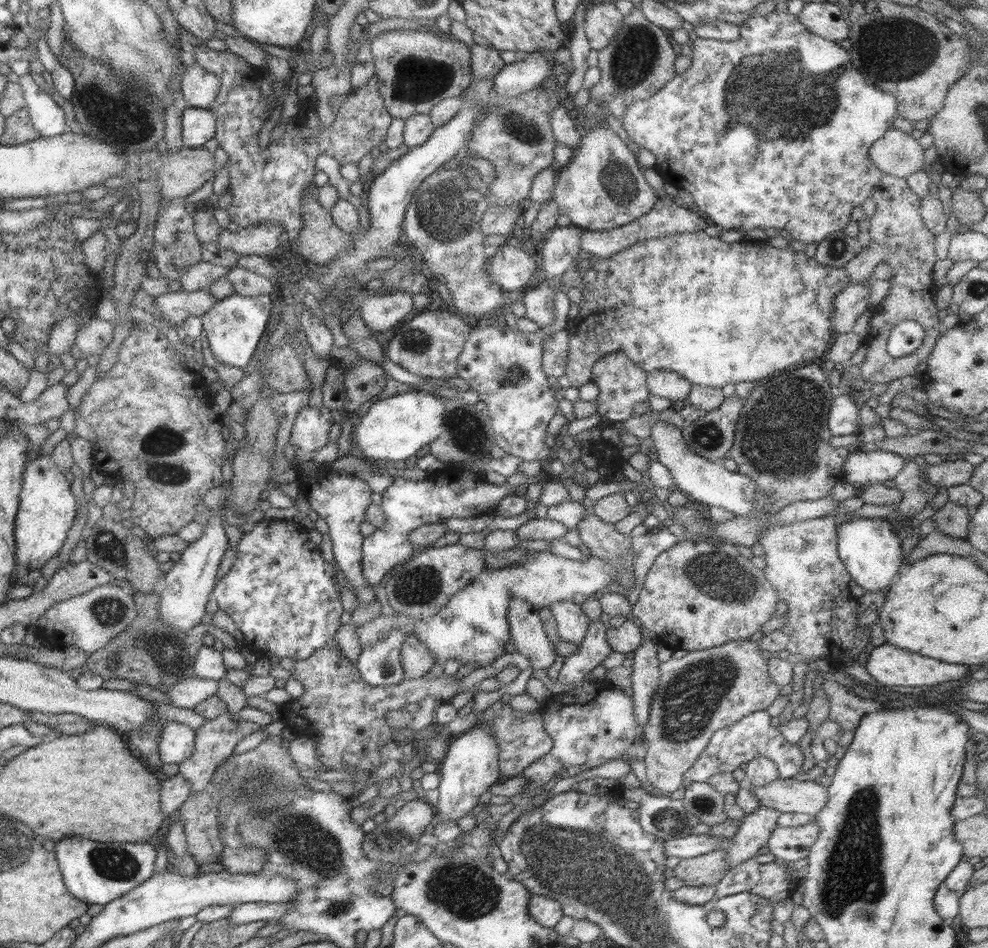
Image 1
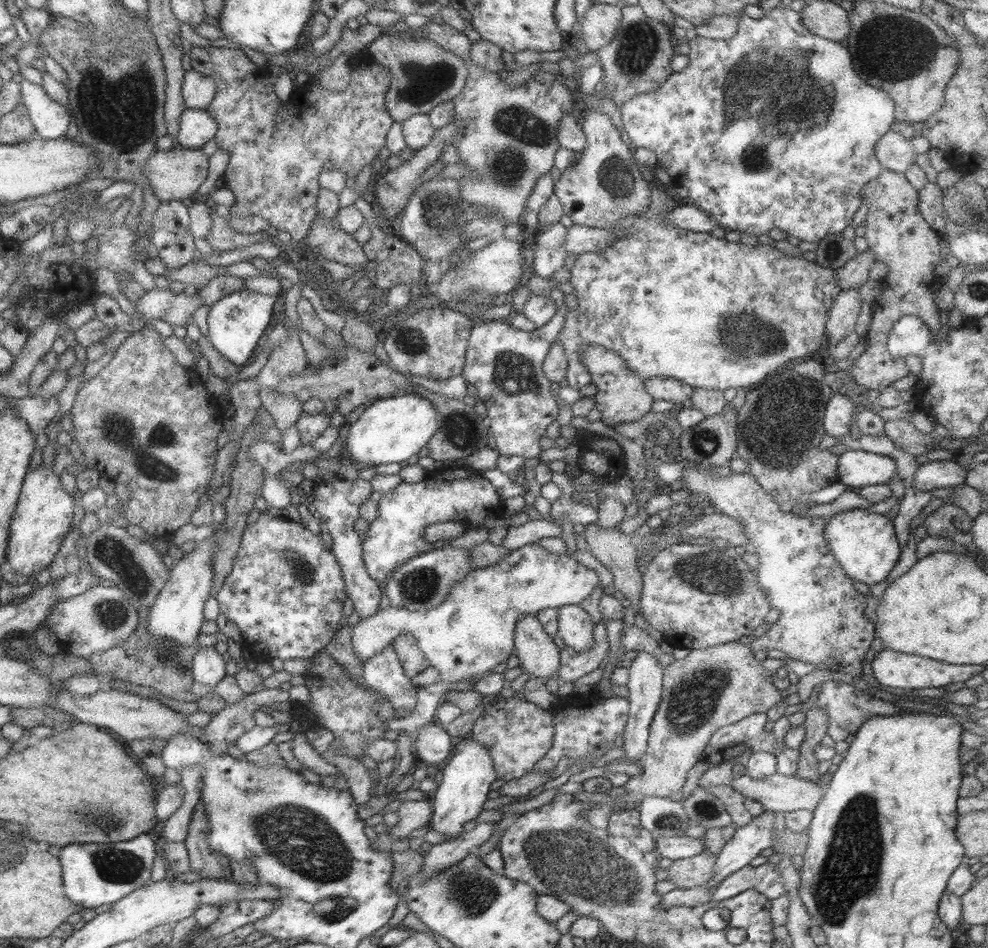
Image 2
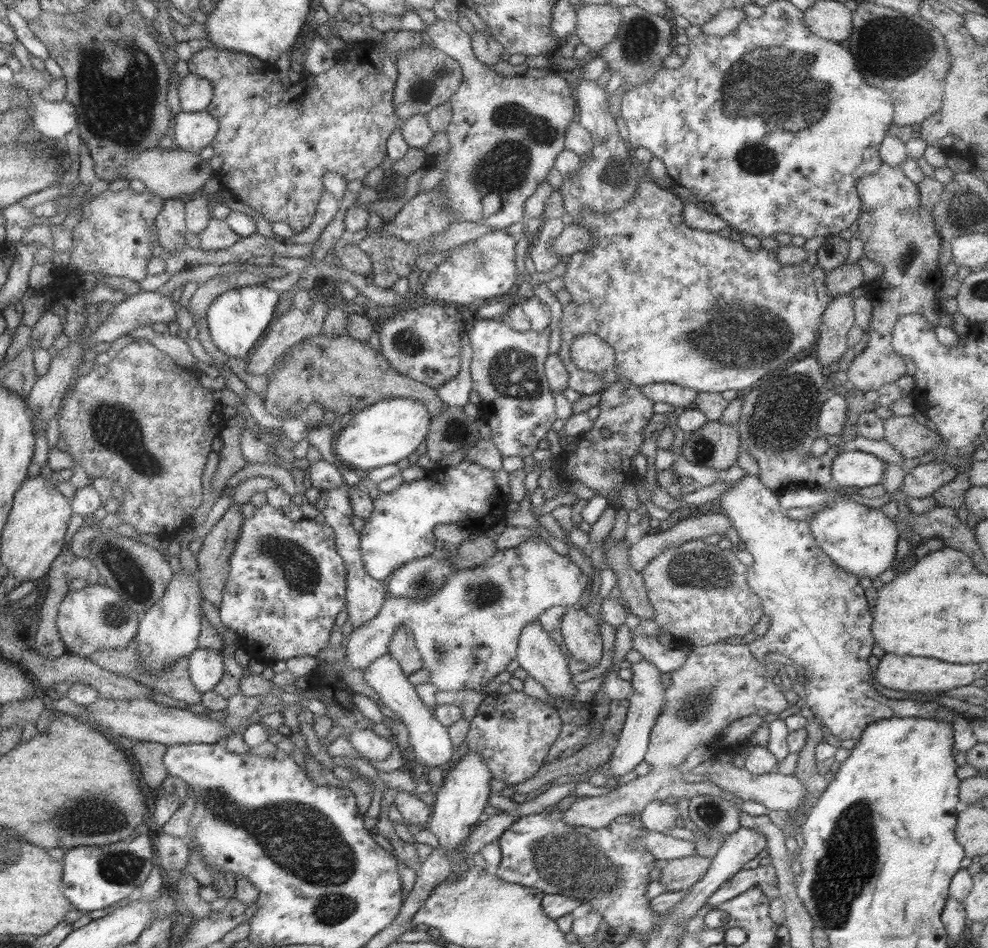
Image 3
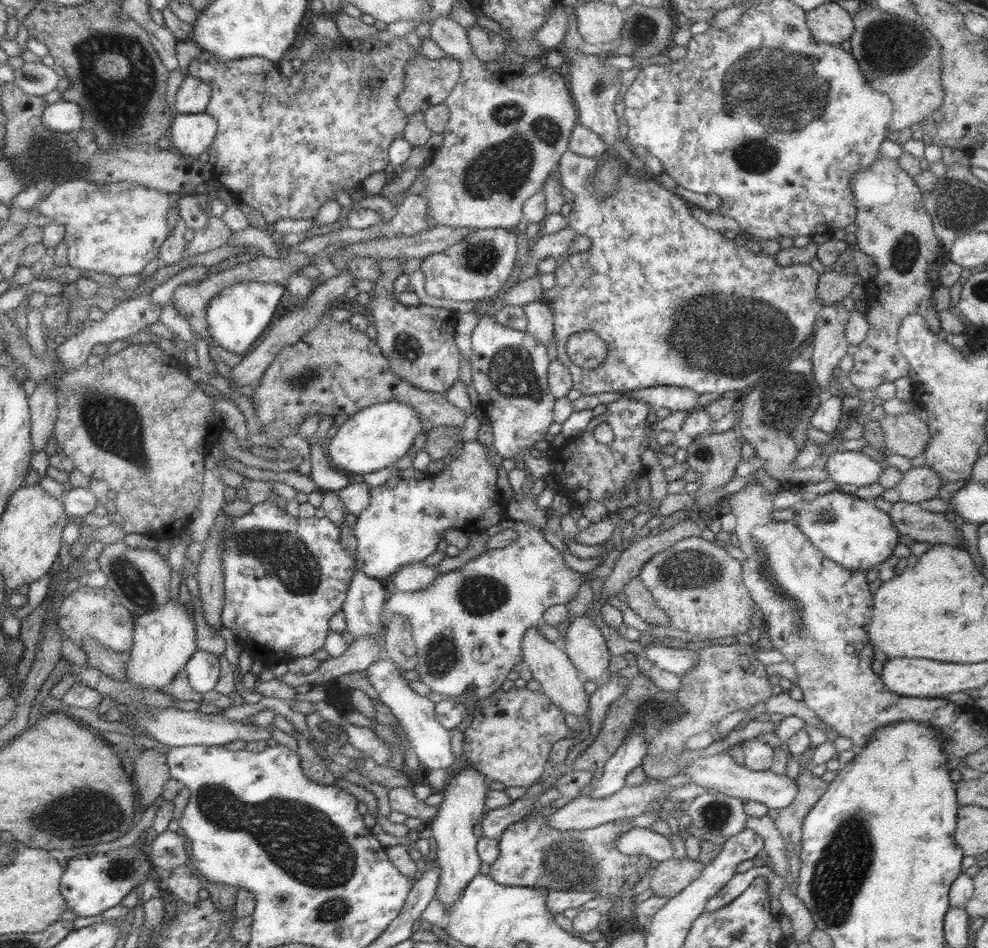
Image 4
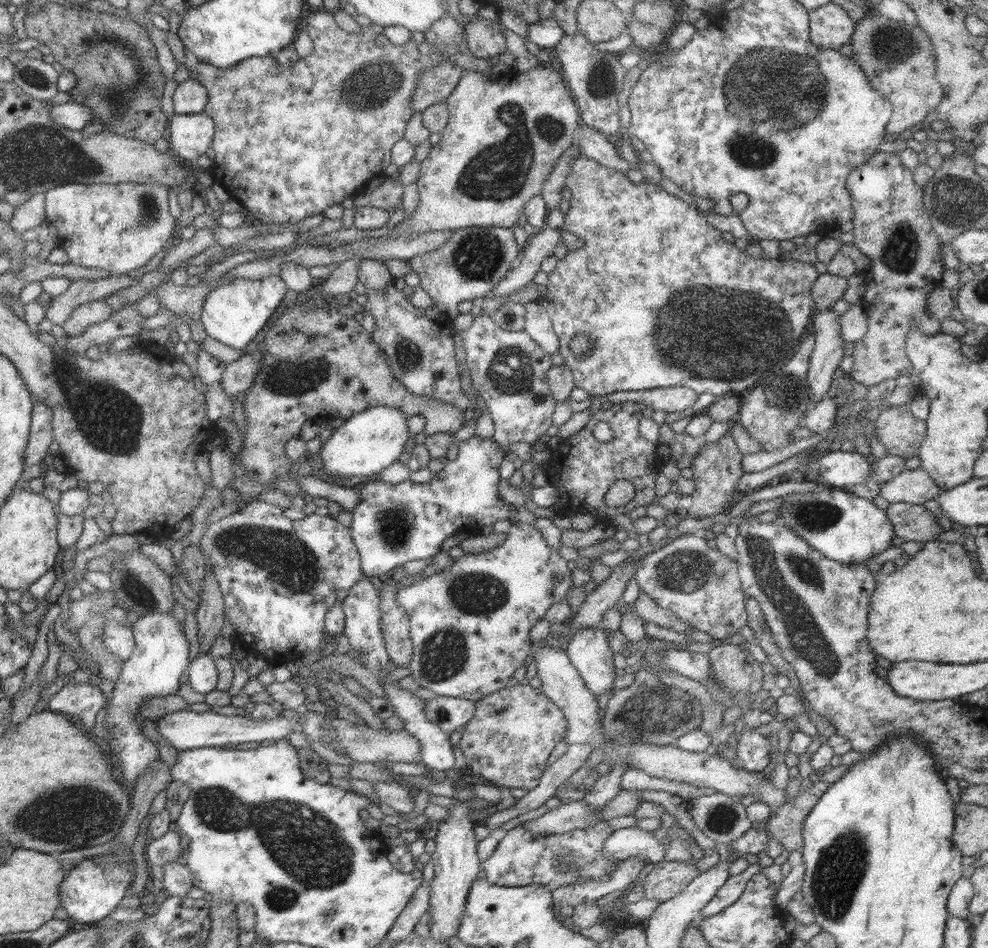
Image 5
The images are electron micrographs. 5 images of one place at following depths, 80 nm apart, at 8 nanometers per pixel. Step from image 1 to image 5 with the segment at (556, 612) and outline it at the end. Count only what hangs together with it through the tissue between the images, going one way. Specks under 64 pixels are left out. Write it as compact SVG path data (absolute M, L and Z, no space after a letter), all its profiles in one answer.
M580 628L575 631L570 636L564 652L583 679L587 690L595 698L606 690L613 690L613 654L601 628Z

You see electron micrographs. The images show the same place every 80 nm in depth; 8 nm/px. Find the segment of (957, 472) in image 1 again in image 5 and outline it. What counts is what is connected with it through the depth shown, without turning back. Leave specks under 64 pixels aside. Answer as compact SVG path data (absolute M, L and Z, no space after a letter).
M917 467L913 470L904 468L897 475L881 483L879 496L888 503L907 502L922 506L941 493L930 474L921 467Z

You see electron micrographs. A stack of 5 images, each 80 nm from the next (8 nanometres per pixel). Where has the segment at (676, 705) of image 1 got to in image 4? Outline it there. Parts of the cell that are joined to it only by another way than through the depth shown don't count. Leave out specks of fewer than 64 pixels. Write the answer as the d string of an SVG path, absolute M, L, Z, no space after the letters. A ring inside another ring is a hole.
M737 642L729 645L711 645L697 651L697 655L699 655L697 664L678 675L680 687L674 691L676 705L680 706L684 713L650 738L647 747L648 754L656 756L656 758L680 754L690 736L707 731L712 724L718 723L730 712L751 709L759 702L763 702L766 706L765 712L769 715L798 716L804 720L805 724L821 730L827 736L827 740L832 743L838 734L820 722L813 710L807 708L803 701L791 699L788 694L783 692L775 695L771 693L772 686L767 680L768 674L765 673L765 667L755 659L753 652L751 645ZM647 779L636 786L623 785L617 792L604 796L603 798L591 798L589 795L579 795L572 798L559 807L554 813L546 816L547 824L557 830L587 830L600 828L611 824L615 819L631 819L634 816L639 816L646 812L646 806L653 801L658 801L659 796L665 795L671 799L681 801L692 801L699 794L703 794L705 790L699 786L686 783L679 787L668 787L658 779Z

